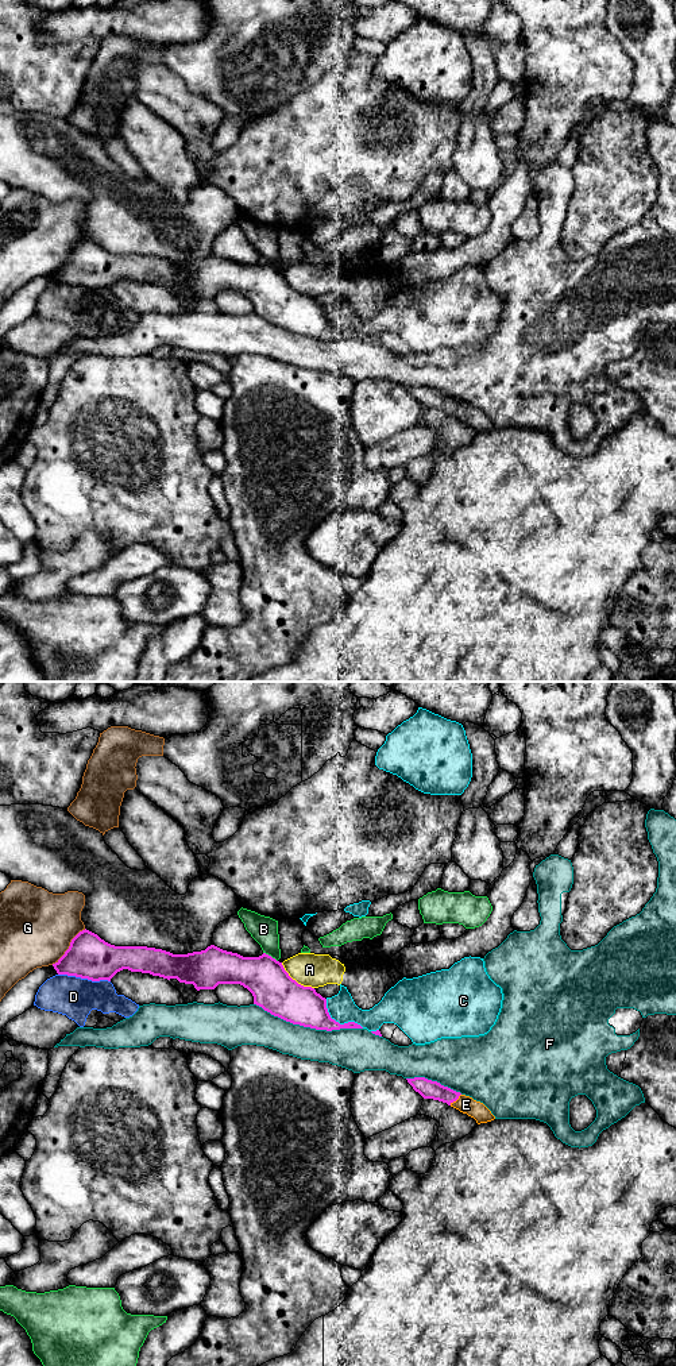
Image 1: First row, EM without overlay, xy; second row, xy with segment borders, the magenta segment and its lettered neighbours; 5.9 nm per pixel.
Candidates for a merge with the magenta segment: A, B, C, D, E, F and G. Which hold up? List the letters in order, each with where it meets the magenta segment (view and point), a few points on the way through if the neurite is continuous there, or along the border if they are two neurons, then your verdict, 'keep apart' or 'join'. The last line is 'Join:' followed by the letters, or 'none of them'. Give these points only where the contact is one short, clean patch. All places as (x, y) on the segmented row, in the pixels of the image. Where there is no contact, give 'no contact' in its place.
A: contact xy (294, 980); keep apart
B: contact xy (270, 956); keep apart
C: contact xy (338, 1022); keep apart
D: contact xy (84, 977); keep apart
E: contact xy (455, 1100); way xy (427, 1088), (448, 1095), (455, 1100), (466, 1104); join
F: contact xy (308, 1026); keep apart
G: contact xy (69, 946); keep apart
Join: E

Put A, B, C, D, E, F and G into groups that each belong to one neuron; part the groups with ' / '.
A / B / C / D / E / F / G

